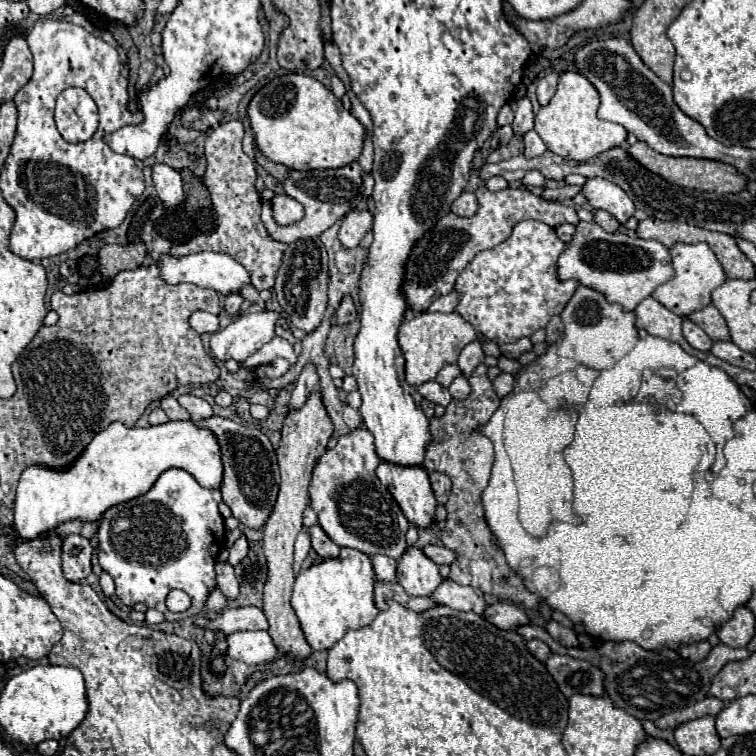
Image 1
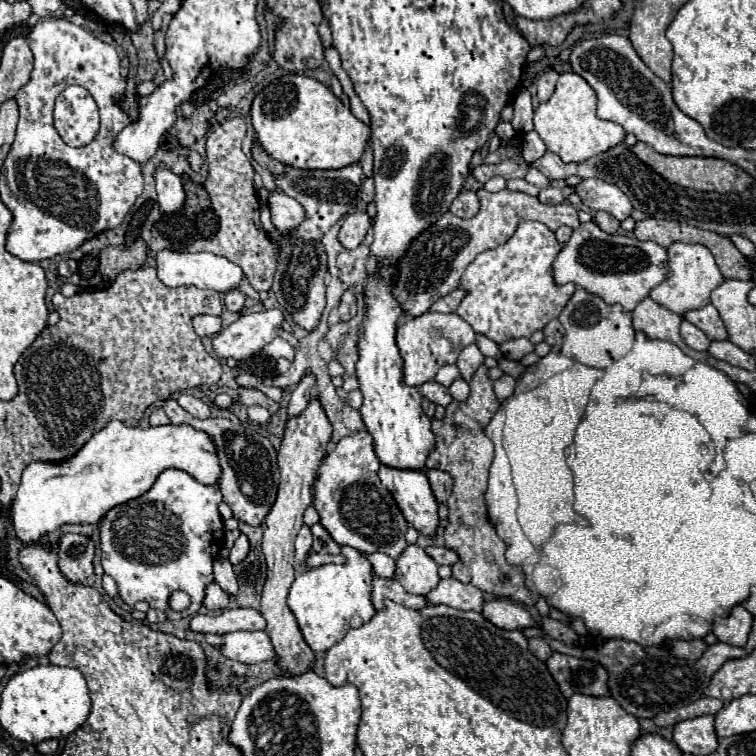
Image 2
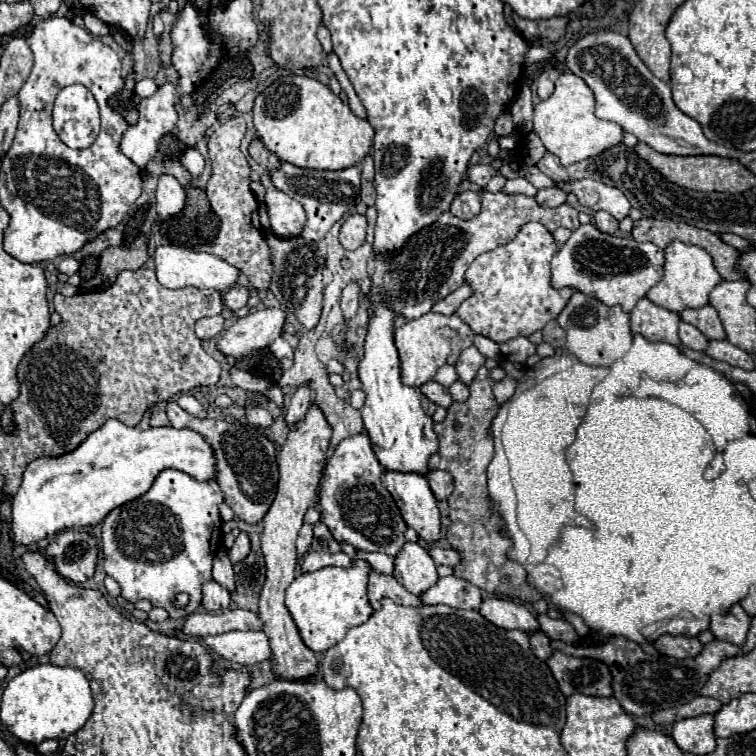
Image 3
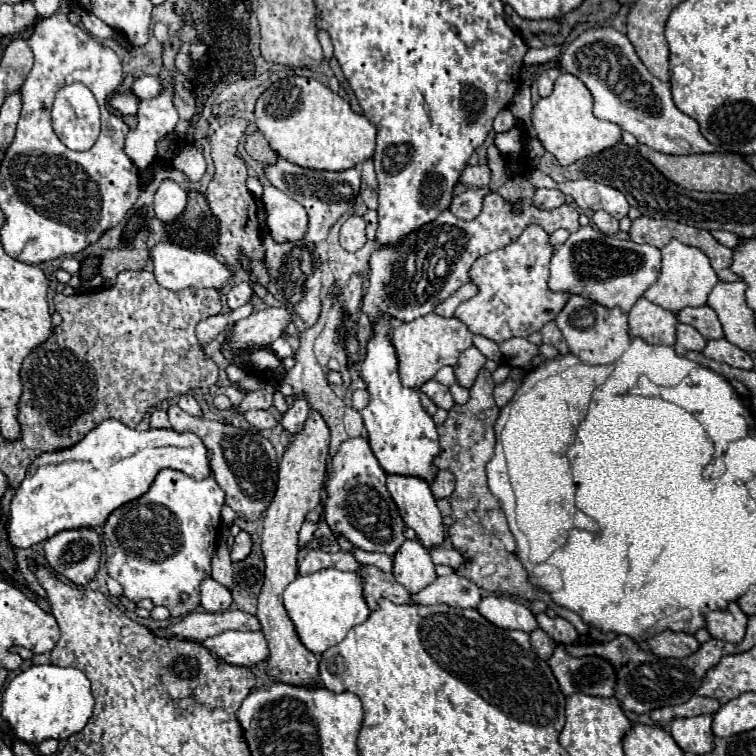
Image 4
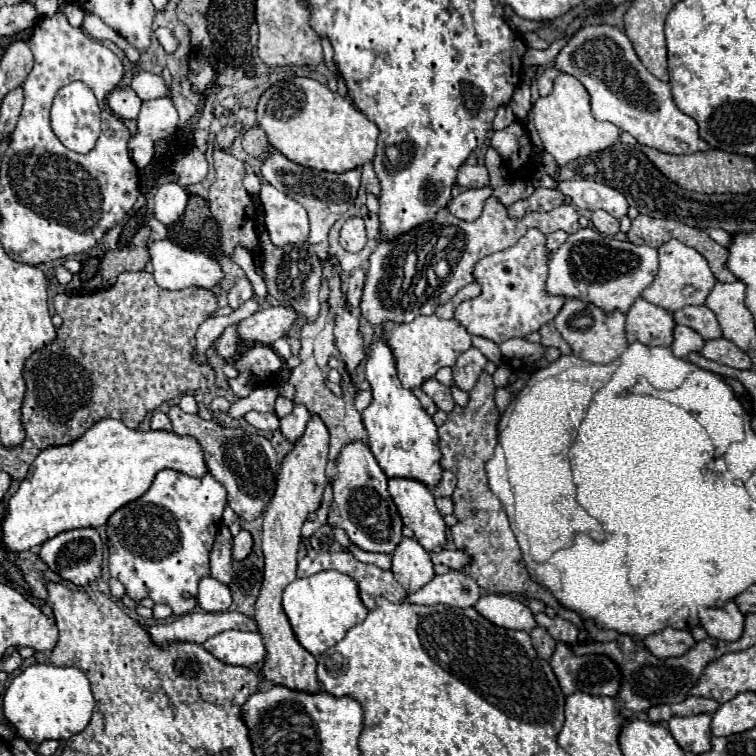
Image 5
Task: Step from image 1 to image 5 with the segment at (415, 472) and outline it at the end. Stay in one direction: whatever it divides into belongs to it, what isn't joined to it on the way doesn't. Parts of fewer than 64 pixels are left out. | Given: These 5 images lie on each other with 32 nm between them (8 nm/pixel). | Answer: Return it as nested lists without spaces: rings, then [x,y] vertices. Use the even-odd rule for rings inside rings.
[[[406,478],[388,480],[388,492],[398,506],[404,526],[414,532],[422,548],[430,554],[444,550],[448,540],[446,524],[434,506],[432,492],[422,482]]]

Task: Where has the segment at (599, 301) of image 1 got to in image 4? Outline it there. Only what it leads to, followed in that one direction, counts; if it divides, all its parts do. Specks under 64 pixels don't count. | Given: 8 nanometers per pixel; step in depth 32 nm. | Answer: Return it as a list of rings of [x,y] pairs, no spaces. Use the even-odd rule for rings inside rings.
[[[570,296],[570,300],[566,302],[566,306],[556,316],[554,322],[560,328],[566,344],[572,352],[568,351],[568,353],[559,354],[558,356],[572,356],[570,366],[576,366],[576,364],[612,364],[630,346],[628,316],[624,312],[620,312],[620,308],[606,310],[604,306],[600,306],[592,300],[586,300],[582,296]]]

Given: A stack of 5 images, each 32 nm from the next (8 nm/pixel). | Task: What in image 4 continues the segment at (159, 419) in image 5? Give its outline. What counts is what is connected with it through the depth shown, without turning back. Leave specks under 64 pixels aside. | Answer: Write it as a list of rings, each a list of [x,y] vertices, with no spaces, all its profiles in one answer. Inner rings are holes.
[[[154,410],[152,412],[152,418],[150,418],[150,426],[152,428],[170,428],[168,414],[164,410]]]

